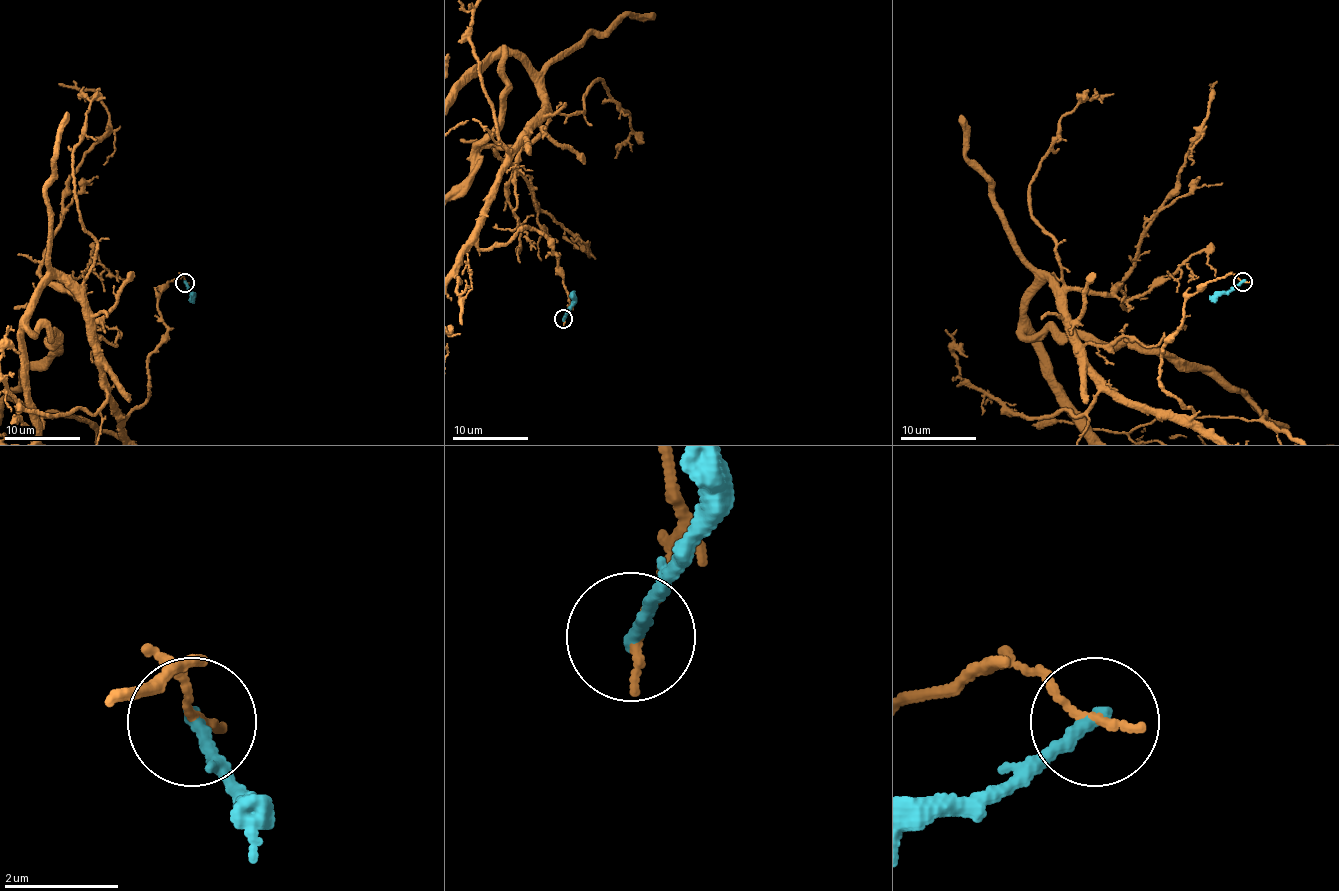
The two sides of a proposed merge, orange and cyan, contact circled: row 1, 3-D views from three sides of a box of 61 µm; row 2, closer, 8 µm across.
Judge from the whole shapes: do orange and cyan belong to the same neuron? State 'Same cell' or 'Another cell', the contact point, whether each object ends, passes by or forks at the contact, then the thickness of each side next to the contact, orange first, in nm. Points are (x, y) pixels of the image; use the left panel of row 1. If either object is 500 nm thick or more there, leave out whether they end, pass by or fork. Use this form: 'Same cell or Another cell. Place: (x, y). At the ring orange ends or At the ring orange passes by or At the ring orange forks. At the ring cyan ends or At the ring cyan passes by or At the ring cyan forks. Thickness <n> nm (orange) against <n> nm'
Another cell. Place: (185, 282). At the ring orange ends. At the ring cyan ends. Thickness 150 nm (orange) against 260 nm

